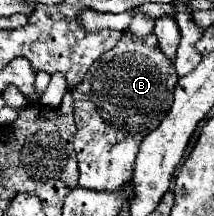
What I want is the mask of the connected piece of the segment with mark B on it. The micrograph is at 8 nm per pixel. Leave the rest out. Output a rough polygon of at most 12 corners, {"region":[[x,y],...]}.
{"region":[[124,34],[72,92],[78,186],[114,192],[178,74]]}

